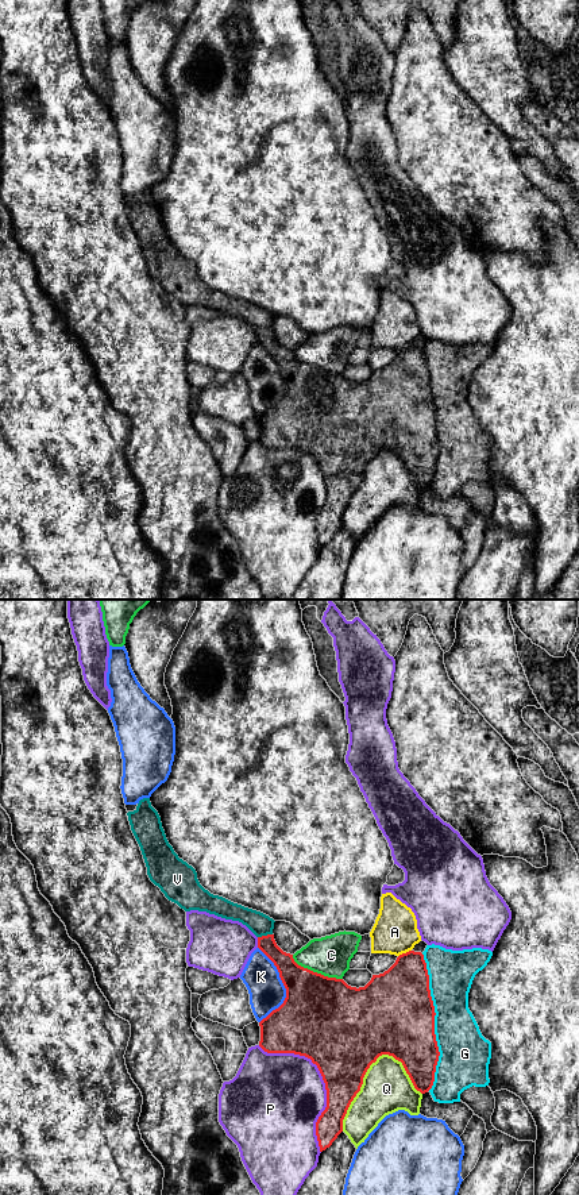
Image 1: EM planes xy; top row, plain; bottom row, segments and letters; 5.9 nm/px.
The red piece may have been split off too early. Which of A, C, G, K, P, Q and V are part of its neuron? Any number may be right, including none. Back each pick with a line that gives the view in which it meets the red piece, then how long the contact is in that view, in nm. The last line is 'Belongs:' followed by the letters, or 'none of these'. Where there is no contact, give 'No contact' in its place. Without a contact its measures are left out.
V: Touches red in xy. Shared border 90 nm
Belongs: V

